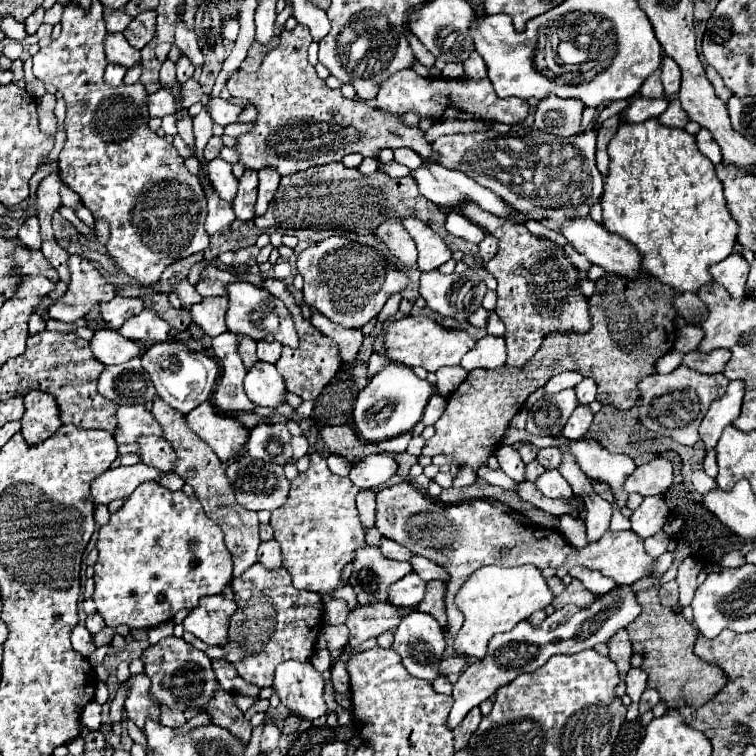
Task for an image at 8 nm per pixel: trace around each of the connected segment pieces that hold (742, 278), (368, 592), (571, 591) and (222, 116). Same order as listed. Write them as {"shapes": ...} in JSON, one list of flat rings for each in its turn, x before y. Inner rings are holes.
{"shapes":[[[732,252,726,260,714,264,714,268,710,268,710,274,714,282,722,284,730,292,730,296,740,298,746,294,744,286,748,278,748,268,748,262,738,252]],[[366,546,356,552,350,584,358,594,360,604,376,604,388,600,388,586,410,574,408,562,396,562,382,556,380,548]],[[572,580,572,582,564,588,564,592,554,598,554,604,552,604,552,606,554,606,554,608,562,608,562,606,566,606,566,604,576,604,576,606,580,608,585,608,594,602,594,598,598,598,598,596,592,594,592,592,588,592,588,590,582,586,580,580]],[[220,98,212,100,212,104,210,104,210,116,220,126,238,122,238,116,242,110,244,110,244,106,236,106,236,104,230,104,228,100,220,100]]]}

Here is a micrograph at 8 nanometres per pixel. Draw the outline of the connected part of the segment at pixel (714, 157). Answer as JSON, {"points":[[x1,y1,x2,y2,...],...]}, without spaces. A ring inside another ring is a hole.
{"points":[[702,128,702,130,696,134,696,140,698,140,700,152,702,152,712,164,720,164,720,162,722,162,720,146,718,146,718,142,712,138,712,134,710,134,706,128]]}

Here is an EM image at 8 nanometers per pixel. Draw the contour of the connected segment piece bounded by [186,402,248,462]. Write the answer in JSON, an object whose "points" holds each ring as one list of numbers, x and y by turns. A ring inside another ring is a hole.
{"points":[[210,402,194,408,190,414,186,414,186,420,222,462,236,456,248,440,248,430,236,418,220,414]]}

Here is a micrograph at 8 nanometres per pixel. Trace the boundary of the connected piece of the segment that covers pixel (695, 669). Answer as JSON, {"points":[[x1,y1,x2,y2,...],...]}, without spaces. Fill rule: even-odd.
{"points":[[658,588,640,592,638,602,642,606,642,614,626,630,634,652,642,652,644,656,642,670,648,674,648,688,658,690,668,708,698,708,710,702,728,682,728,676,722,668,708,664,694,654,694,644,698,638,696,626,688,624,686,618,674,608,664,608,658,598]]}

